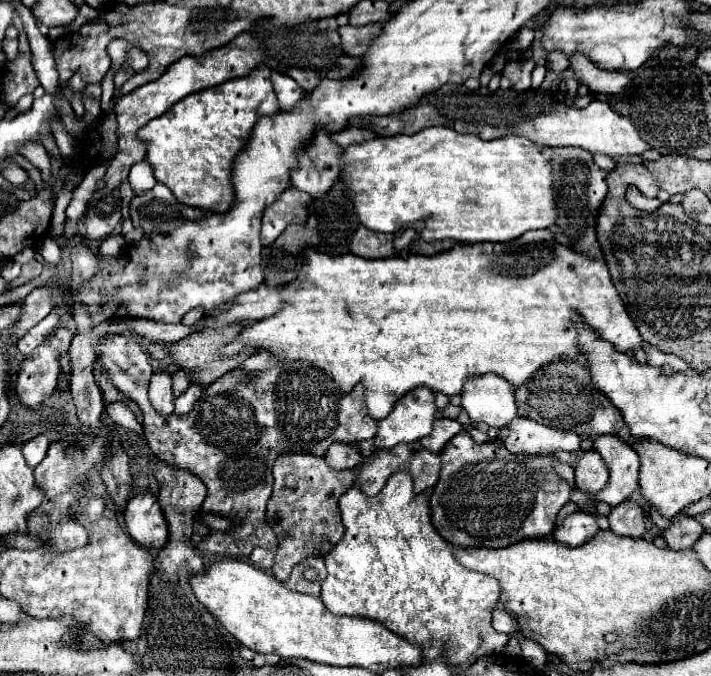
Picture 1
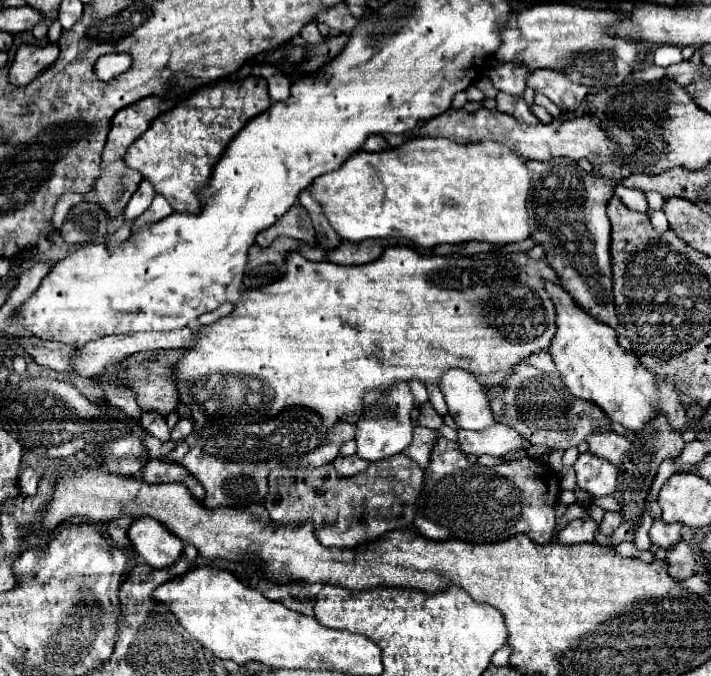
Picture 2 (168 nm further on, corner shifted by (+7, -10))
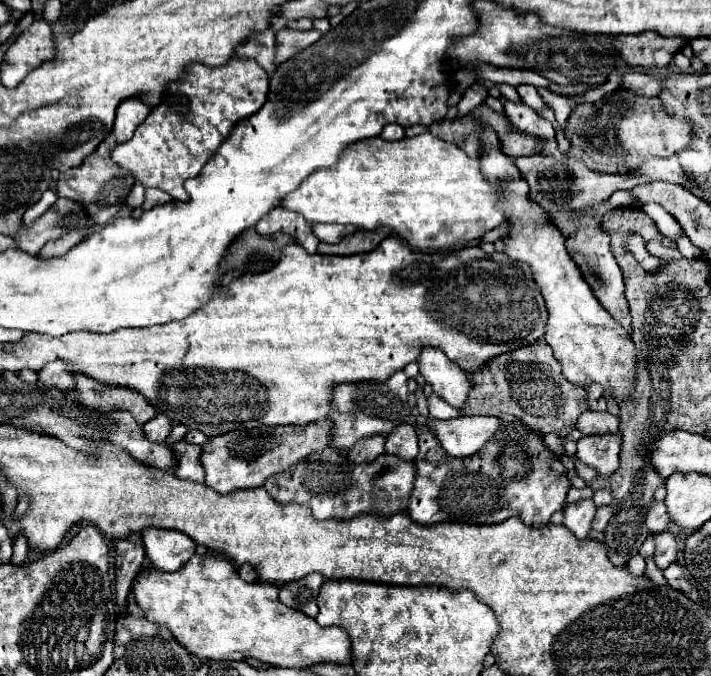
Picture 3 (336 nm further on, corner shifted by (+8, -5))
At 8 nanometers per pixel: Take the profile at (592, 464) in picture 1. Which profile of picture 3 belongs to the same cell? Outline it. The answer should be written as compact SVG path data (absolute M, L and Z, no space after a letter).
M595 435L595 437L581 437L577 441L575 457L593 467L599 477L611 477L613 471L619 467L619 449L621 449L621 435Z

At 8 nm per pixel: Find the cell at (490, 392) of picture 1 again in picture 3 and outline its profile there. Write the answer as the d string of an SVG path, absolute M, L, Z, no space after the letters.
M423 349L417 363L419 363L421 375L433 387L435 395L445 399L455 409L463 409L465 407L467 397L469 397L469 389L471 389L471 381L469 381L469 375L457 363L449 361L449 357L443 351L439 351L439 349Z

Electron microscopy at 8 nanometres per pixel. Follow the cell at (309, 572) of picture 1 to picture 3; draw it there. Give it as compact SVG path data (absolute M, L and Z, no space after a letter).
M311 573L299 581L285 583L279 591L279 599L287 607L297 607L305 615L311 617L311 597L319 595L319 587L323 583L323 577L319 573Z

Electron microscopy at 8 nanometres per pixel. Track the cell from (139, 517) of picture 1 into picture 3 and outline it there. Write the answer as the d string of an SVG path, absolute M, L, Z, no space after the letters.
M143 529L143 547L147 559L155 569L177 571L195 553L195 541L185 533L173 533L167 529Z

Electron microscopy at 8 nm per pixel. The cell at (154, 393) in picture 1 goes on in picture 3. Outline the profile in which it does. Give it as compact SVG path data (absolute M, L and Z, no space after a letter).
M157 415L157 417L153 417L151 421L147 421L143 425L143 431L145 431L145 435L147 435L149 441L163 443L167 439L169 431L171 431L171 421L169 421L167 415Z

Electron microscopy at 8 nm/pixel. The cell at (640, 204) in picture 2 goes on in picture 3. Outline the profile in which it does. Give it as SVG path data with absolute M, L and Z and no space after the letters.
M647 203L644 204L642 210L655 221L655 225L657 225L657 229L665 235L665 237L677 237L677 235L681 235L683 231L681 231L681 227L679 227L679 223L661 207L661 205L657 205L655 203Z

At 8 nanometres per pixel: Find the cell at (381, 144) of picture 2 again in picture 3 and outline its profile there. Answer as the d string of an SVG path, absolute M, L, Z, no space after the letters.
M385 125L385 129L379 135L385 141L399 141L405 137L405 129L401 125Z

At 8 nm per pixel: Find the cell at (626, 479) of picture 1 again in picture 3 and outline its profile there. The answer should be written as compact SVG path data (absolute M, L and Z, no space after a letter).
M585 411L577 419L577 429L583 435L619 435L619 417L611 413Z

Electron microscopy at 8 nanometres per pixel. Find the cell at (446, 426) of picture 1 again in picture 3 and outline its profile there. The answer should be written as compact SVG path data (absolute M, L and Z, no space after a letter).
M399 425L397 429L393 429L393 433L387 437L385 451L393 453L393 455L399 455L407 461L413 461L419 453L415 427L413 425Z

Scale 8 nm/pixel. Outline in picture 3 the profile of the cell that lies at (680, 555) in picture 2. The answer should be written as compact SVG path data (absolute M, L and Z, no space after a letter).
M665 531L665 533L657 533L655 535L655 555L653 561L657 563L659 569L667 569L675 559L677 559L677 541L675 537Z

